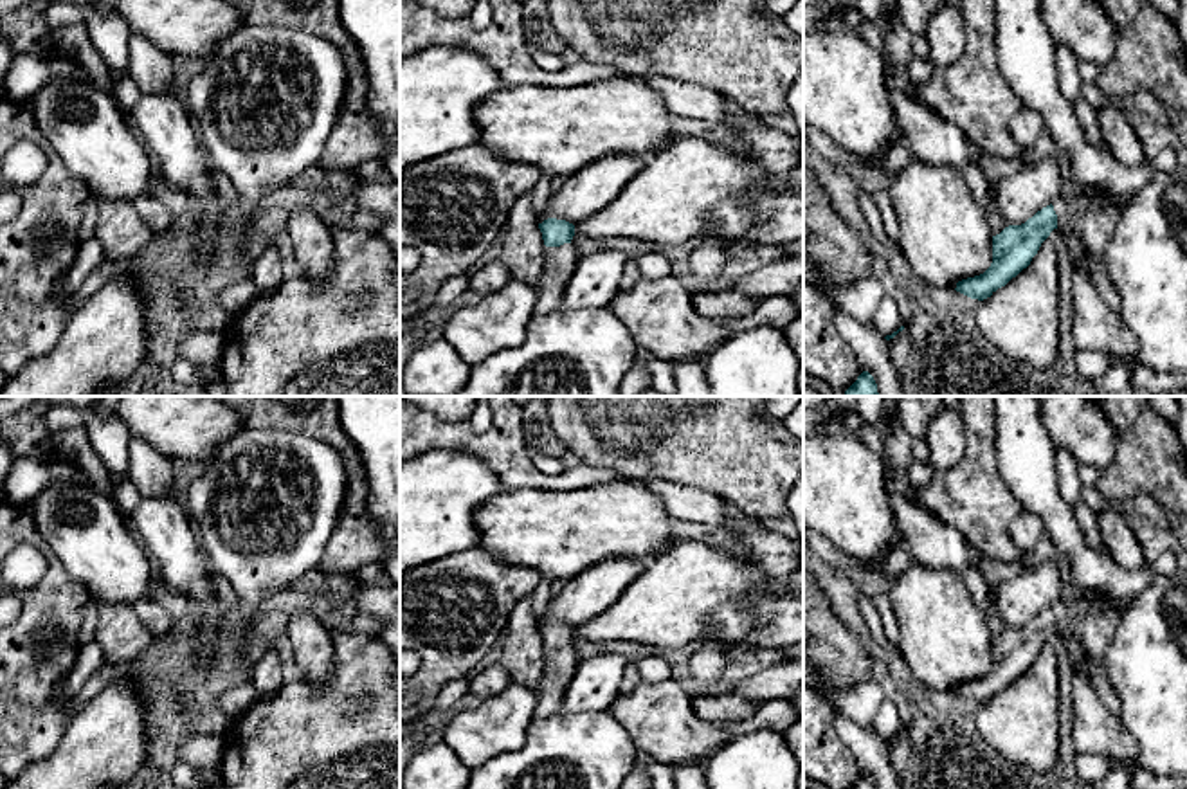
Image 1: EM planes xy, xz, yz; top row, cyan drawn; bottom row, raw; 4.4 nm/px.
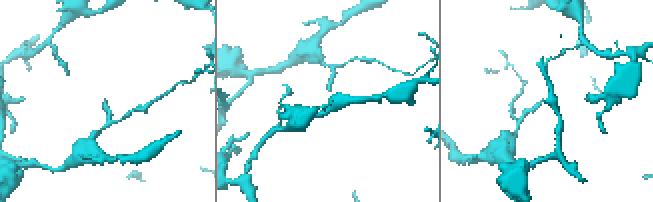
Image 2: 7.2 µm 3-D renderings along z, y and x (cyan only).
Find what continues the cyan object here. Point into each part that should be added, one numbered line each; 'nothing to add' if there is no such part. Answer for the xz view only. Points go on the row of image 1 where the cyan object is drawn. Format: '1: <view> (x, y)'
1: xz (559, 263)

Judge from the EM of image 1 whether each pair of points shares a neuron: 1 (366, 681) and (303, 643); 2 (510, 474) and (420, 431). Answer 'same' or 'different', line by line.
1: different
2: same

